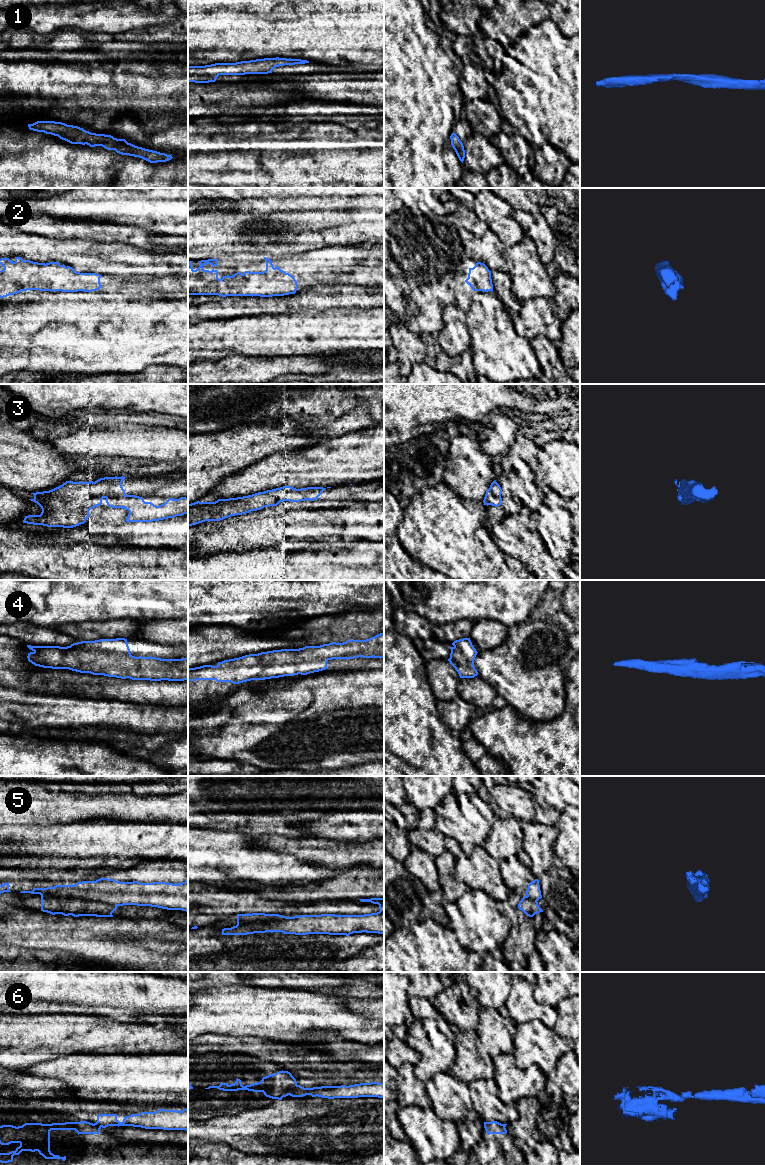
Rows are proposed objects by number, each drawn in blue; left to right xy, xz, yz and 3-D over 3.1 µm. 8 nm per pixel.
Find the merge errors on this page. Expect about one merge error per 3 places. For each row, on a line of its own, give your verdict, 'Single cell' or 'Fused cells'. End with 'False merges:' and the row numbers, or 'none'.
1: Single cell
2: Single cell
3: Single cell
4: Single cell
5: Fused cells
6: Fused cells
False merges: 5, 6

